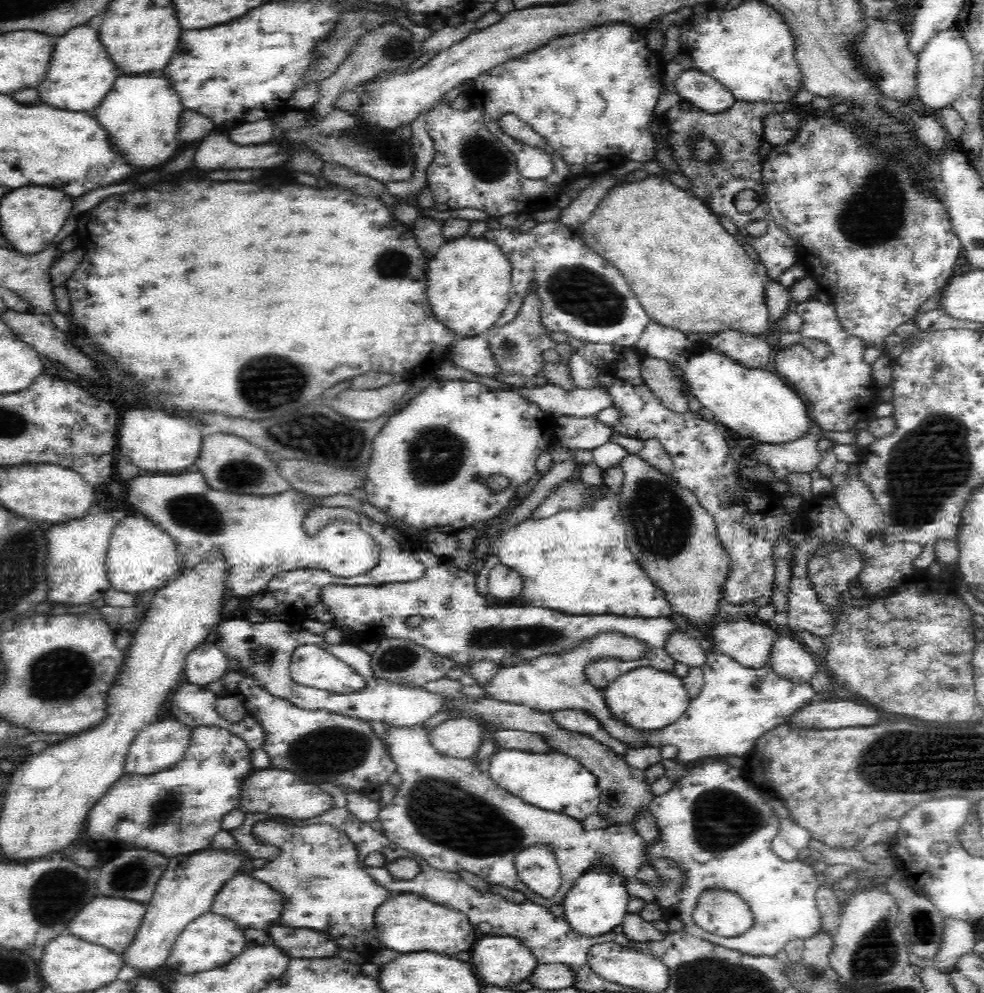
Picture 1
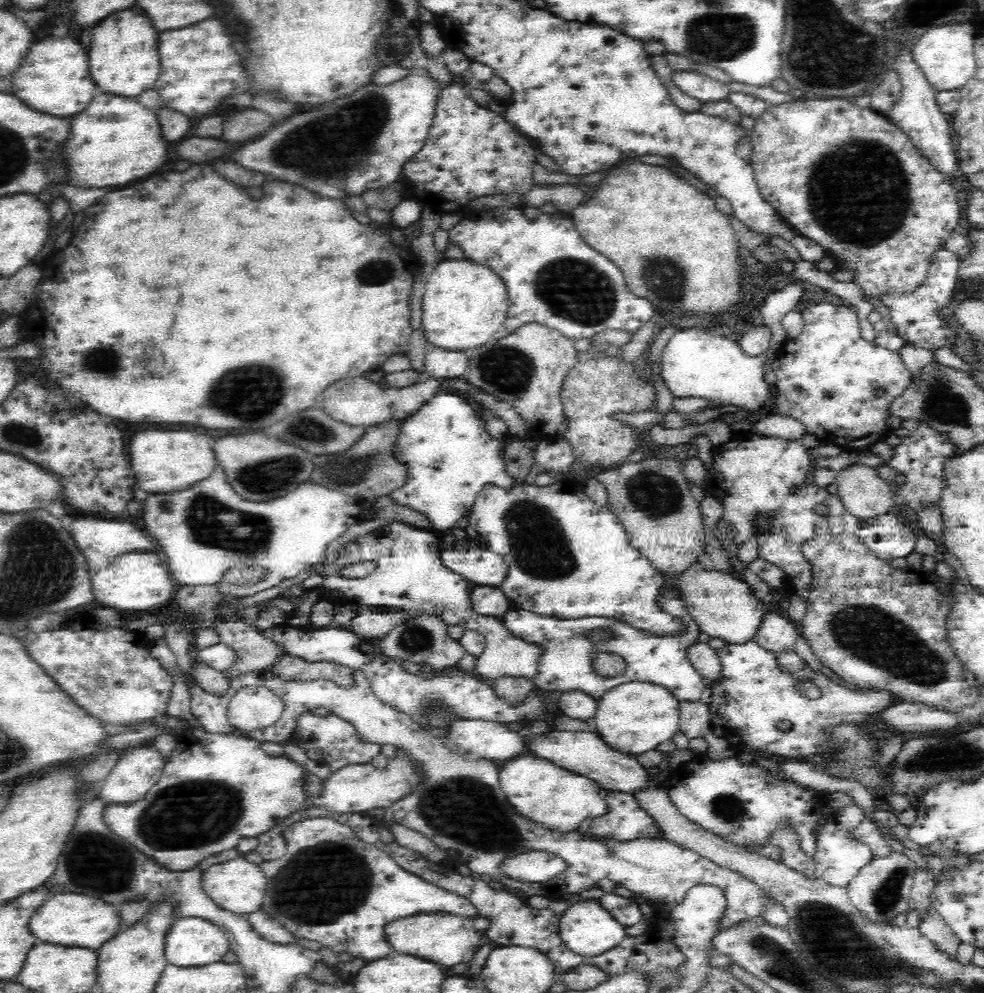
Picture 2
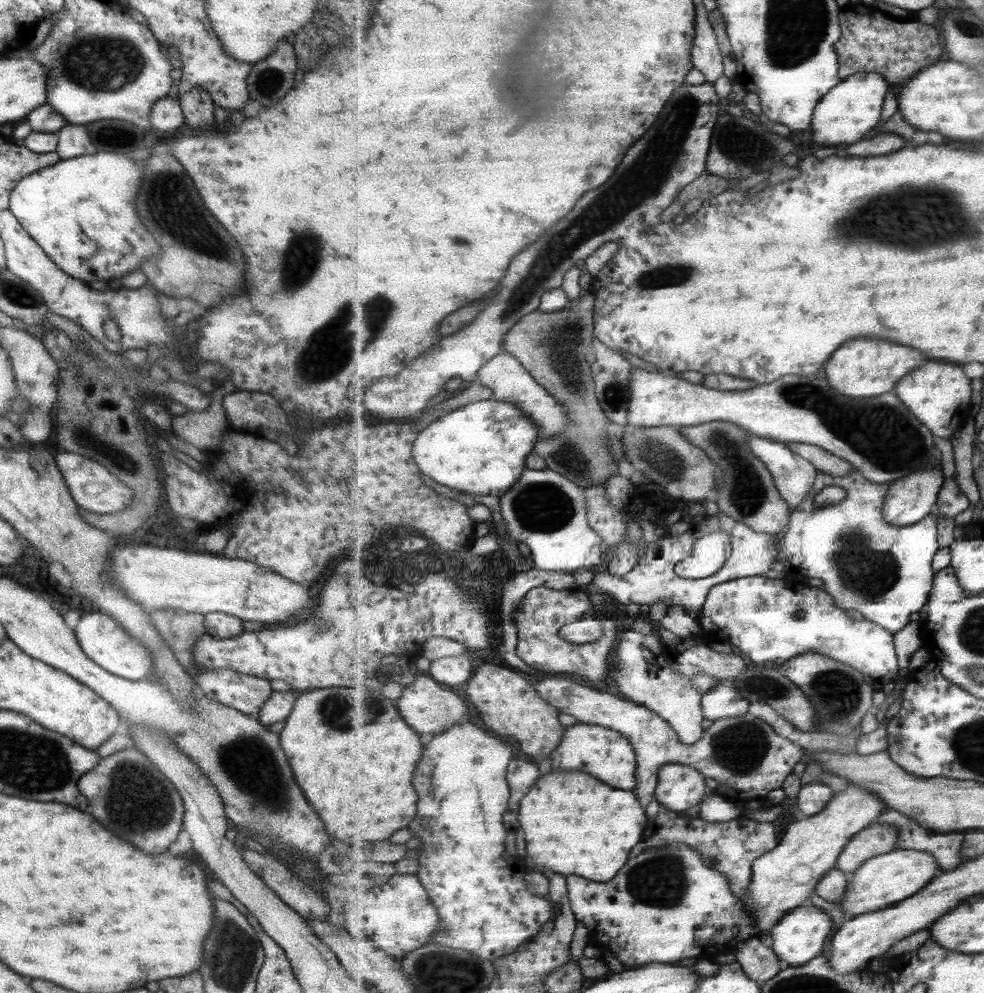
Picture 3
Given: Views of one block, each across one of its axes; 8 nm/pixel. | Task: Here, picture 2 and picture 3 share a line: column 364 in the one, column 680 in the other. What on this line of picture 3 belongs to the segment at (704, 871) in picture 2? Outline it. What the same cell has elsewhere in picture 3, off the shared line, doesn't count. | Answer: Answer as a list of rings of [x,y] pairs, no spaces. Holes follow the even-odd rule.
[[[629,629],[622,633],[619,640],[612,657],[611,687],[617,686],[619,696],[646,706],[667,720],[684,744],[697,744],[705,731],[701,728],[701,722],[706,718],[702,698],[709,688],[701,686],[701,678],[693,679],[689,673],[674,670],[669,650],[661,643],[659,635],[645,635]]]

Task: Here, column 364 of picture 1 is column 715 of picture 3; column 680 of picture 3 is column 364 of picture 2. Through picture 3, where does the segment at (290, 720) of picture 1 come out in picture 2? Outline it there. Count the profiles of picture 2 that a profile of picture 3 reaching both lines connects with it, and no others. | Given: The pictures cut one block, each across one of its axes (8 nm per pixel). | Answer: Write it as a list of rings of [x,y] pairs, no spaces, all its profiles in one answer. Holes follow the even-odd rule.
[[[311,710],[298,718],[298,728],[295,730],[296,742],[301,744],[300,748],[305,751],[314,750],[322,756],[322,764],[328,766],[332,774],[349,765],[368,764],[376,754],[381,753],[381,745],[376,741],[362,739],[362,735],[356,731],[356,727],[350,721],[332,713],[324,717],[314,714]]]

